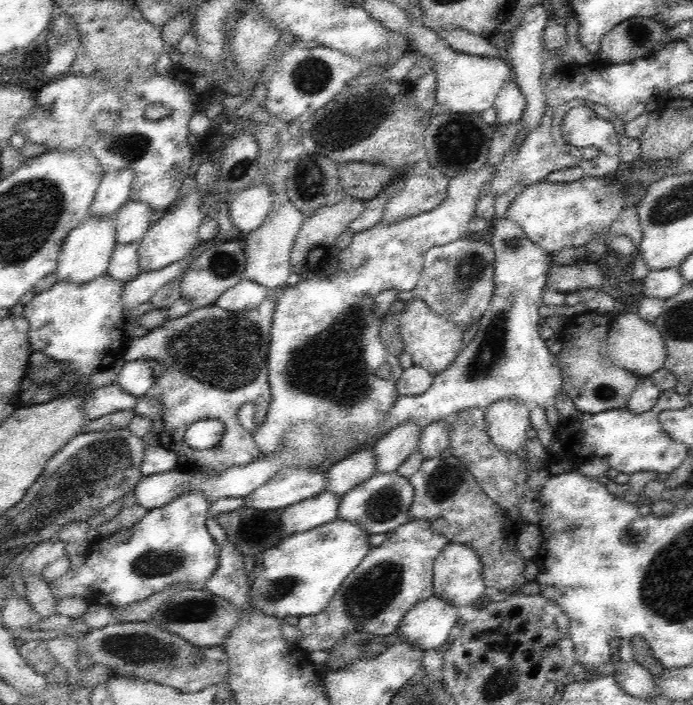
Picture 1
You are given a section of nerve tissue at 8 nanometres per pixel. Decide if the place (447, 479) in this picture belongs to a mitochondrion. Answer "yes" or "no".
yes

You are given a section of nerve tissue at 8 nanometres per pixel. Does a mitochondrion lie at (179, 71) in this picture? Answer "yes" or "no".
no

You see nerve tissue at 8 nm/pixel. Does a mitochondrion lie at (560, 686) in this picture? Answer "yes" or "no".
no

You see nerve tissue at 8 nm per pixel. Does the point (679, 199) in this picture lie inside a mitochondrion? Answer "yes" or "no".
yes

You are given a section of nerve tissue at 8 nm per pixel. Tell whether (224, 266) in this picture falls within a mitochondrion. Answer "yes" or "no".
yes

